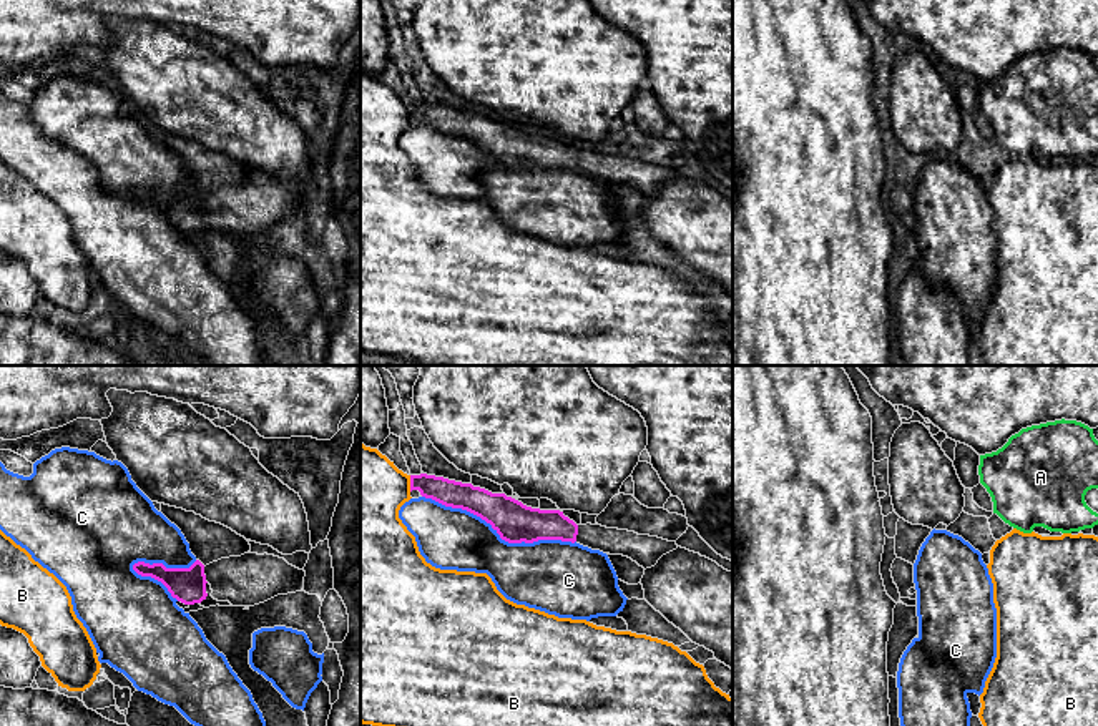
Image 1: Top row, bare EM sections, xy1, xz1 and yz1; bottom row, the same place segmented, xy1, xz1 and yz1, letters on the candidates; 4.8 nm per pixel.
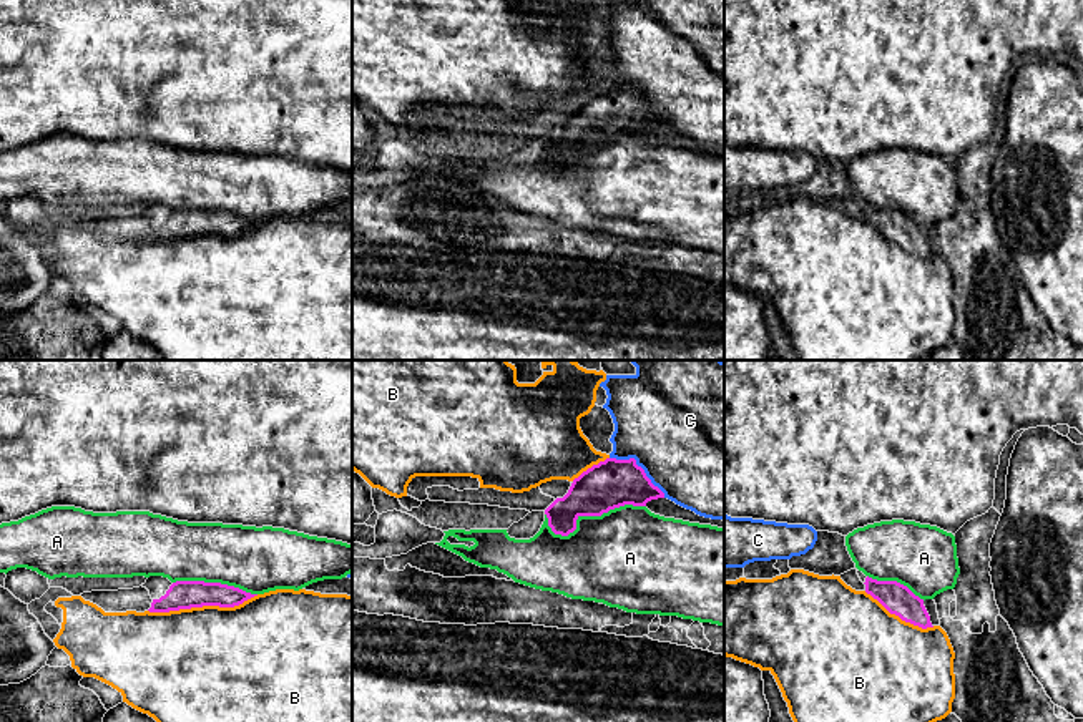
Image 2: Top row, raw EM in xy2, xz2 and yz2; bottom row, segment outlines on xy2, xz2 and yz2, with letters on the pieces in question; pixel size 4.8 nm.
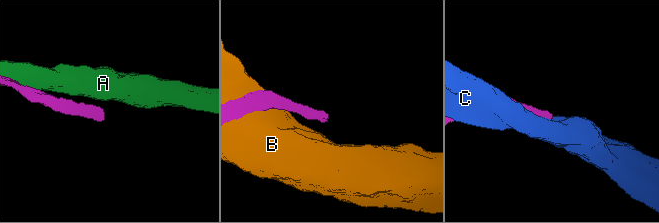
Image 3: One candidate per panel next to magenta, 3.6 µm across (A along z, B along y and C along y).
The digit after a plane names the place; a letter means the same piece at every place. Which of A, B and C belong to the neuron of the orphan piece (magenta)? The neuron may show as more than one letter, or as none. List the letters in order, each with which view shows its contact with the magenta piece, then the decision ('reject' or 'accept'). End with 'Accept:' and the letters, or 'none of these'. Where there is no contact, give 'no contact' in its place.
A: contact in xz2; reject
B: contact in xy2; reject
C: contact in xz1; reject
Accept: none of these

